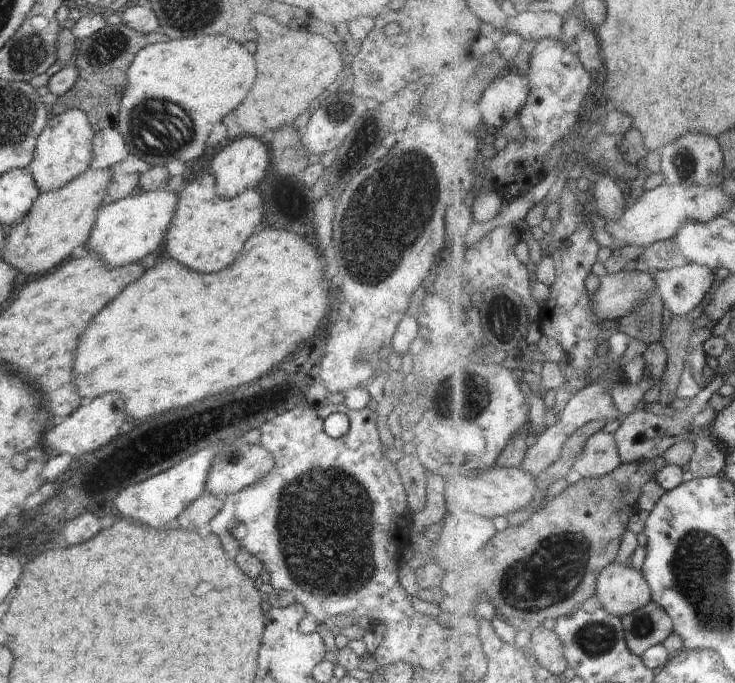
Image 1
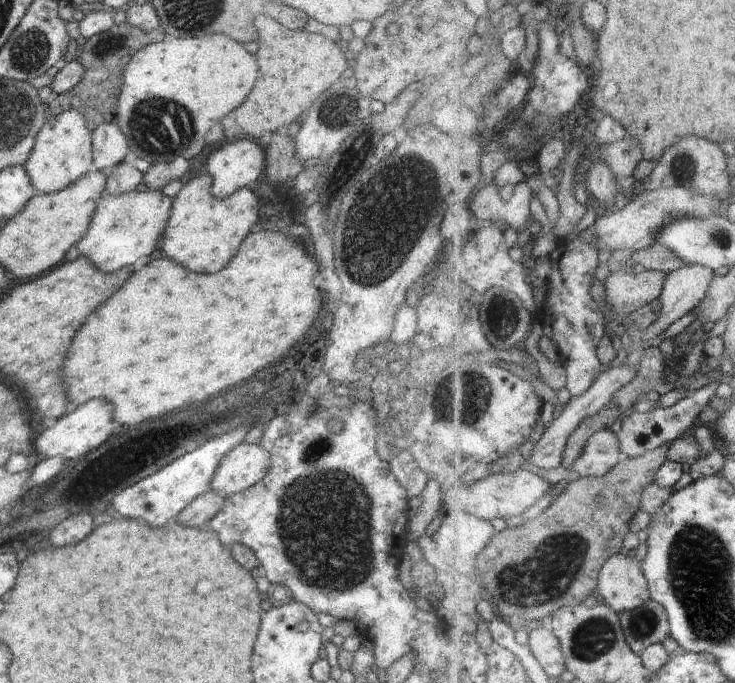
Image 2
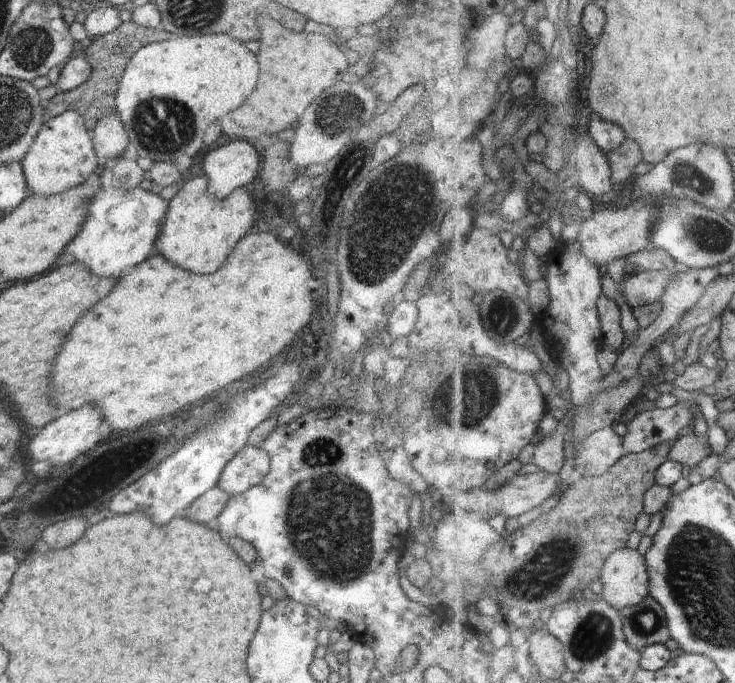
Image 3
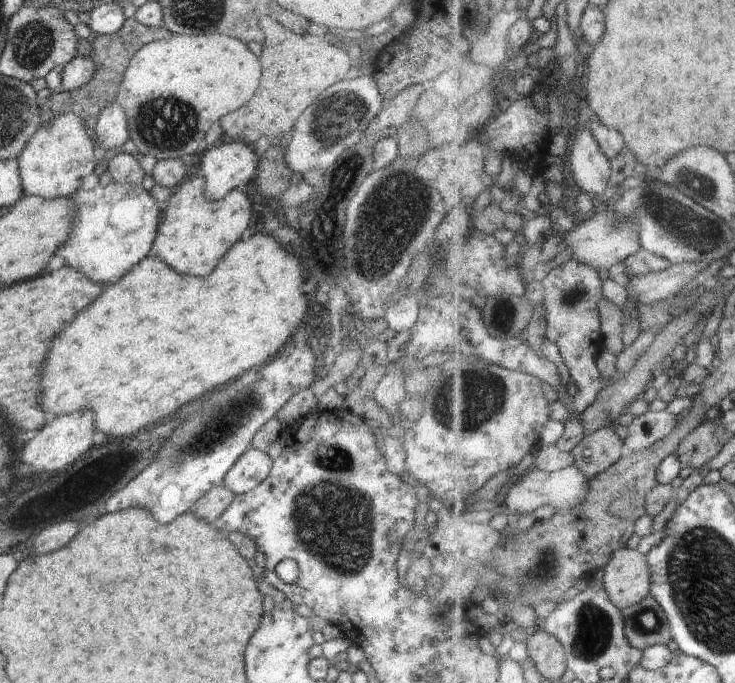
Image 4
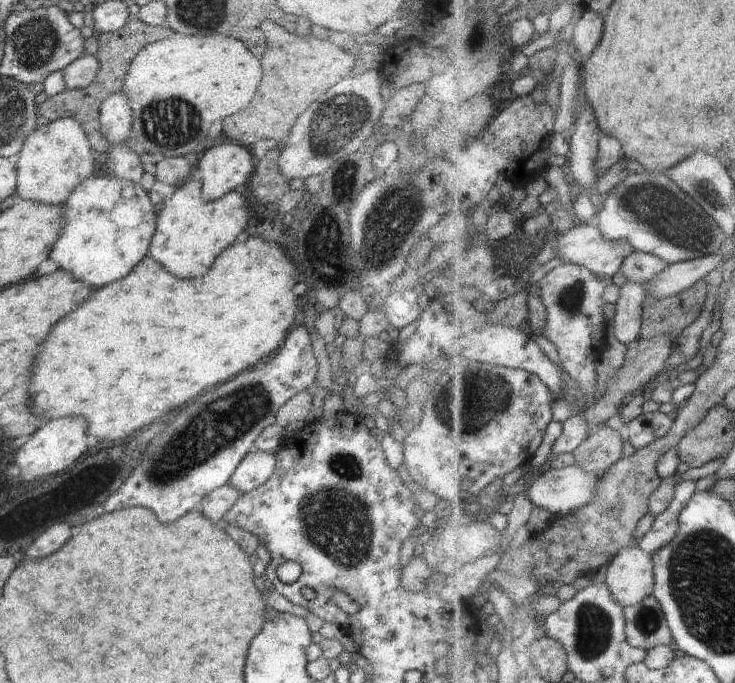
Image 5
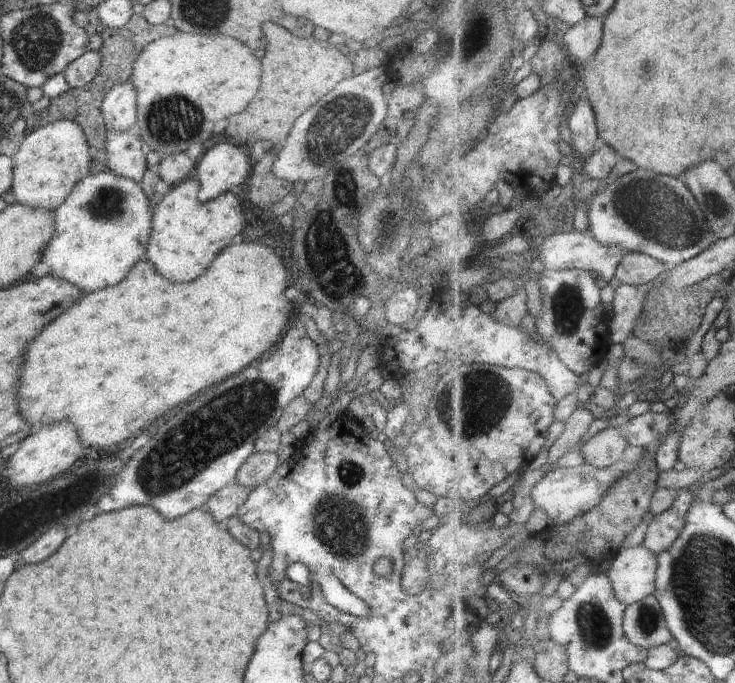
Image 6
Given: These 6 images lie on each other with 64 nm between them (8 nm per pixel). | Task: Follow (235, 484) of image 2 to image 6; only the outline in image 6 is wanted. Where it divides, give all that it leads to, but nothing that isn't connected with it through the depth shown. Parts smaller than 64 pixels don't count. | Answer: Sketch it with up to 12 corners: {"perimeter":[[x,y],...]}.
{"perimeter":[[254,452],[235,482],[254,490],[278,468],[276,453]]}

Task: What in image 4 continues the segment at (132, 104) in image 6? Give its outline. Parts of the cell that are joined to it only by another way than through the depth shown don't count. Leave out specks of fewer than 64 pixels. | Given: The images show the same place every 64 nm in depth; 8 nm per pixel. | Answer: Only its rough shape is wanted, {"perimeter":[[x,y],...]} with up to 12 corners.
{"perimeter":[[116,100],[103,108],[95,129],[111,155],[130,139]]}

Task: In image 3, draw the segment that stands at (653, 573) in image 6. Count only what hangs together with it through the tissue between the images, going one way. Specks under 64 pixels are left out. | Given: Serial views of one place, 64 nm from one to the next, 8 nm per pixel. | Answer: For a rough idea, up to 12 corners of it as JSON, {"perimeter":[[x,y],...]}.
{"perimeter":[[624,548],[598,588],[620,611],[651,595],[647,556]]}

